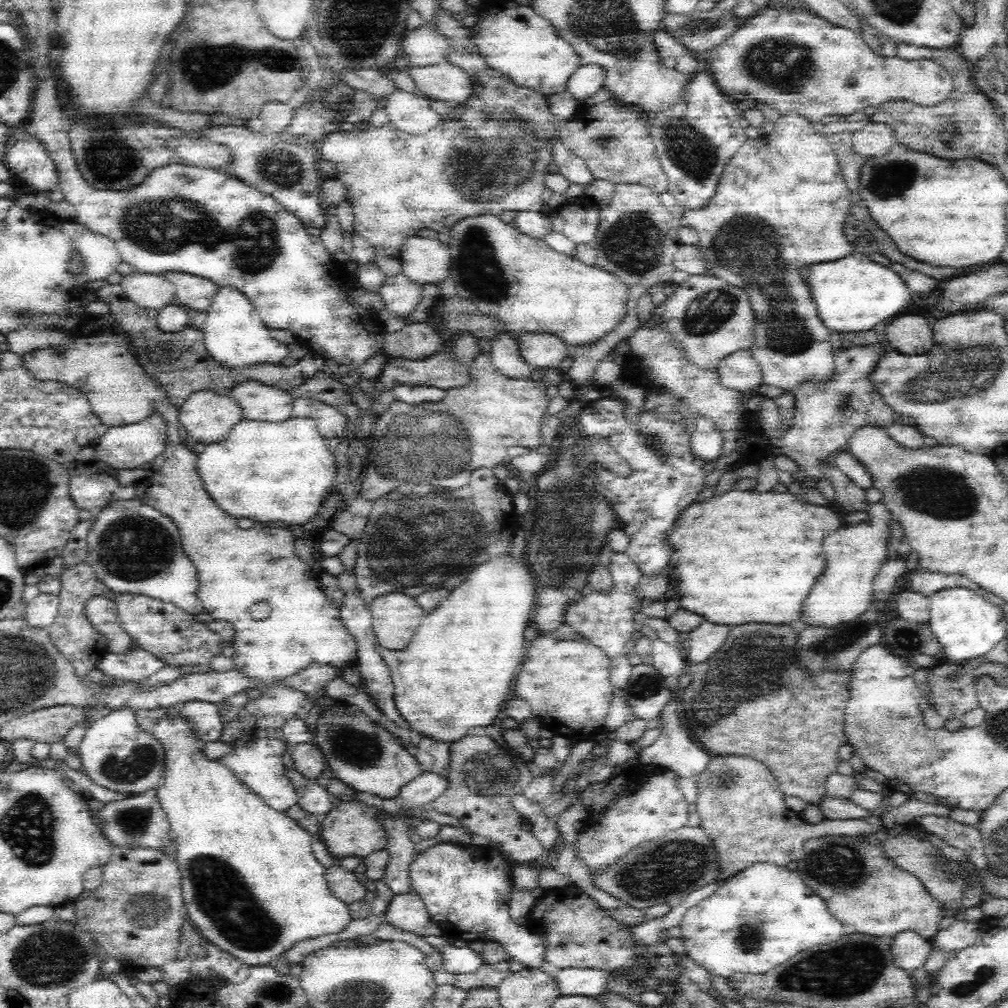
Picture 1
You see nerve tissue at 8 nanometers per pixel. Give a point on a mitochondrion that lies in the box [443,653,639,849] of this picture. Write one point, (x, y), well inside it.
(484, 774)

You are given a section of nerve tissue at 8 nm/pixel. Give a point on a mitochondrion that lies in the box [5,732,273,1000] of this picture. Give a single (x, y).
(48, 958)

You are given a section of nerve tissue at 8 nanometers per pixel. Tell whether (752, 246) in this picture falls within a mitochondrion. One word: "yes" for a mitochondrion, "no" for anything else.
yes

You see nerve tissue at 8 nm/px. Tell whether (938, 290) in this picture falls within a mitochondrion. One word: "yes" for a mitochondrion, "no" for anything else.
no

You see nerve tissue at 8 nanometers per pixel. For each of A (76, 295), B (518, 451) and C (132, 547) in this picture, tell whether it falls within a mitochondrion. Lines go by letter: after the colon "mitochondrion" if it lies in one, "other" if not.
A: other
B: other
C: mitochondrion

